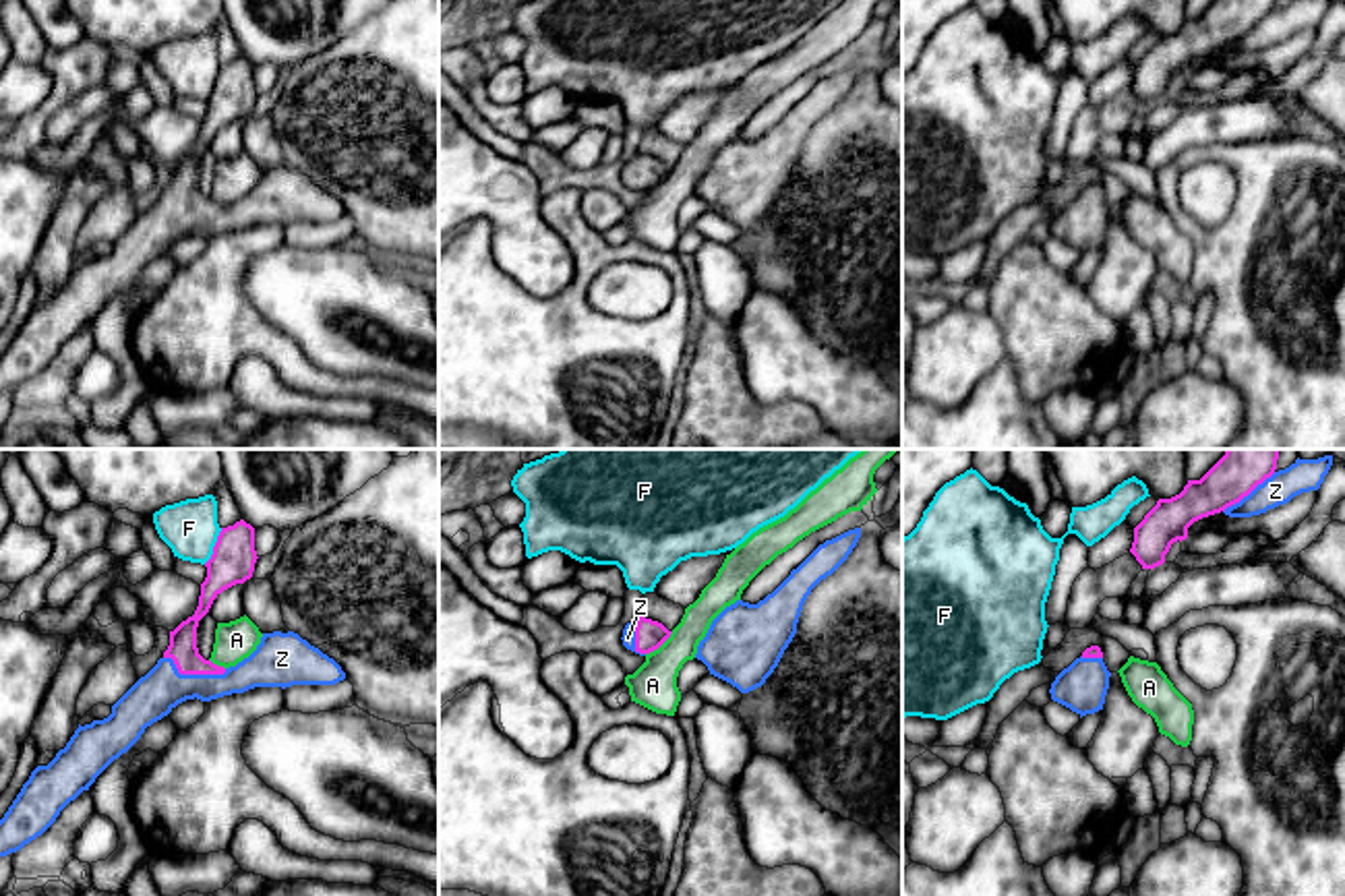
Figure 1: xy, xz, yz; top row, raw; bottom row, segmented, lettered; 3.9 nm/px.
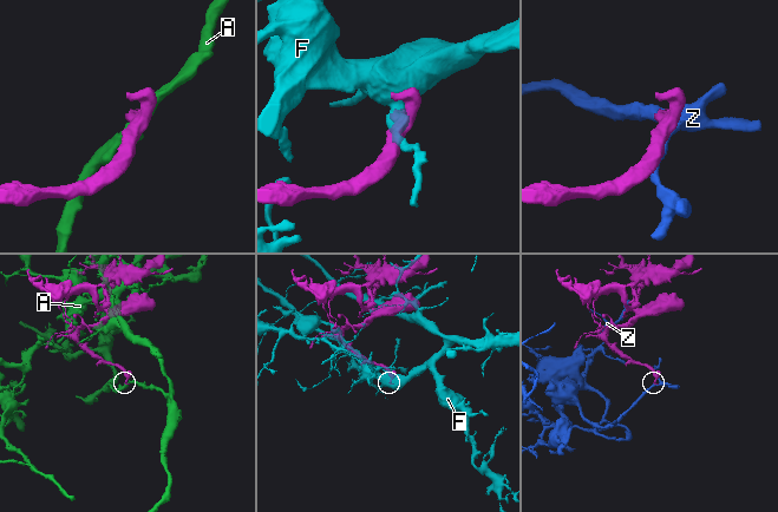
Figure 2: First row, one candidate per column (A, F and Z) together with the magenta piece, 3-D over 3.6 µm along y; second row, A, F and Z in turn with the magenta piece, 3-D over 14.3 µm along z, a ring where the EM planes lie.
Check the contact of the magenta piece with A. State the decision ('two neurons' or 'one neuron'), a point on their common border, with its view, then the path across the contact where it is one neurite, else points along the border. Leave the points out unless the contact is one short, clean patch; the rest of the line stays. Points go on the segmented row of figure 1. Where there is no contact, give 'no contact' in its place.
two neurons; contact xz (659, 646); border xz (673, 632), (646, 654)

